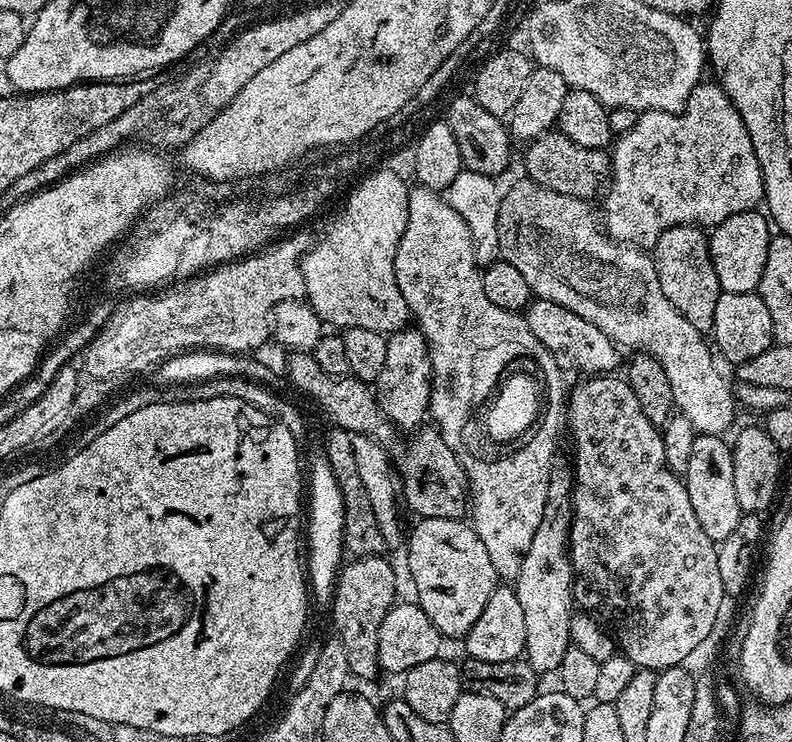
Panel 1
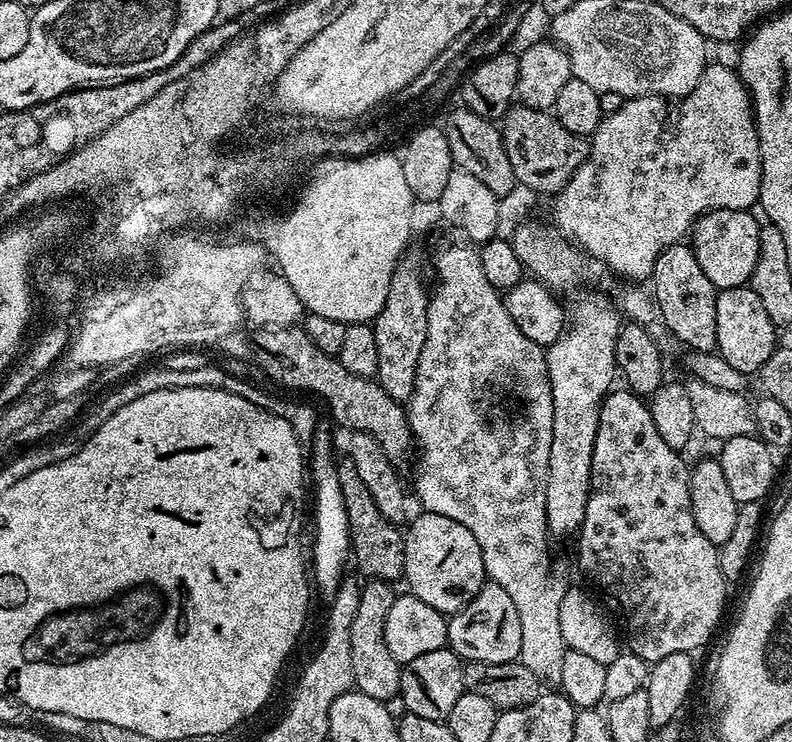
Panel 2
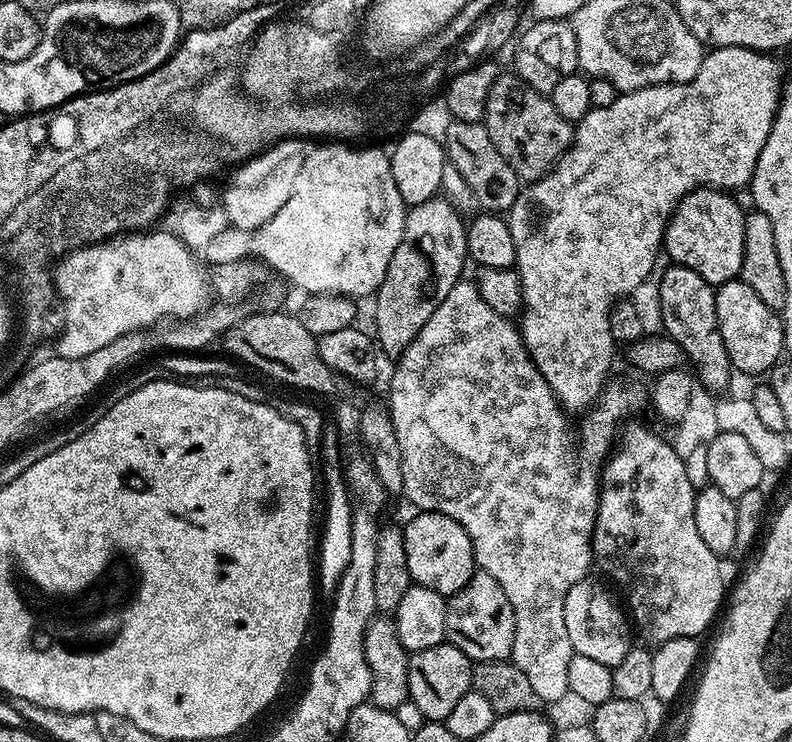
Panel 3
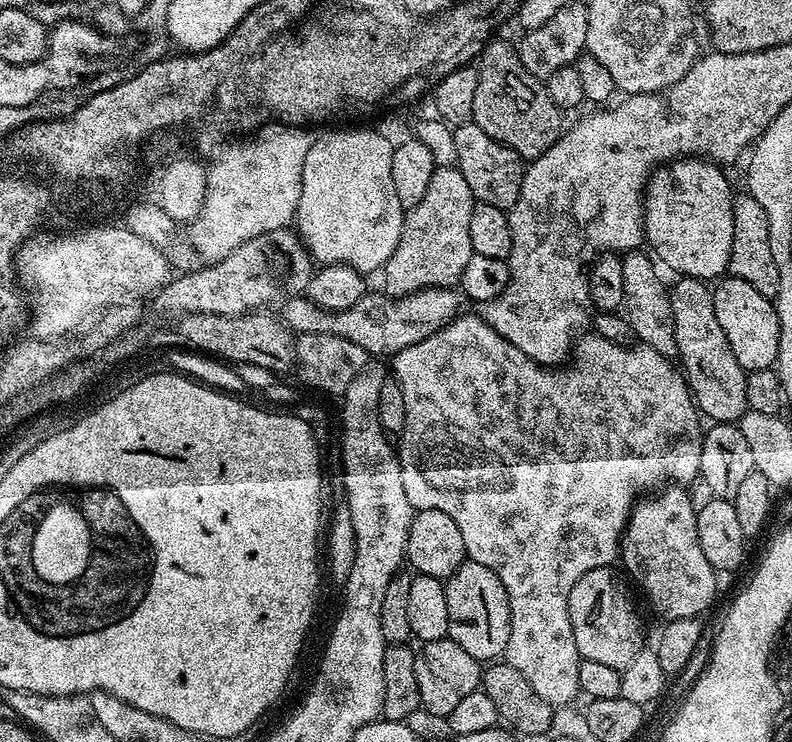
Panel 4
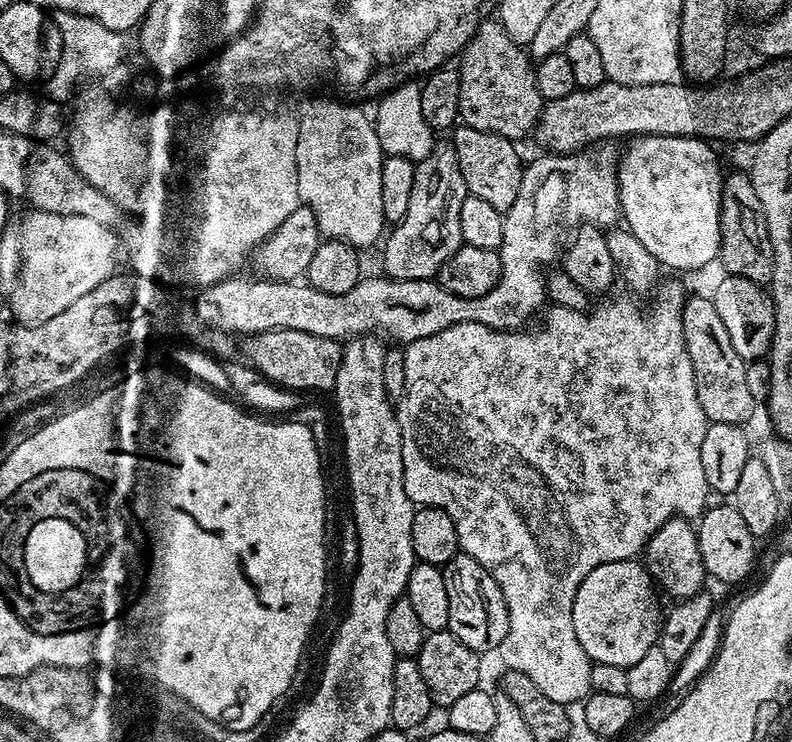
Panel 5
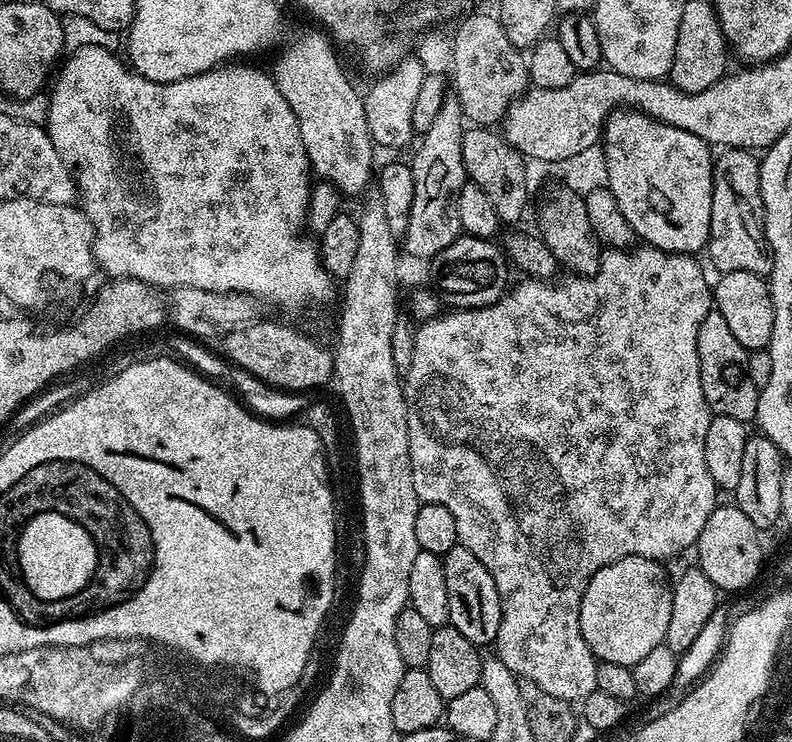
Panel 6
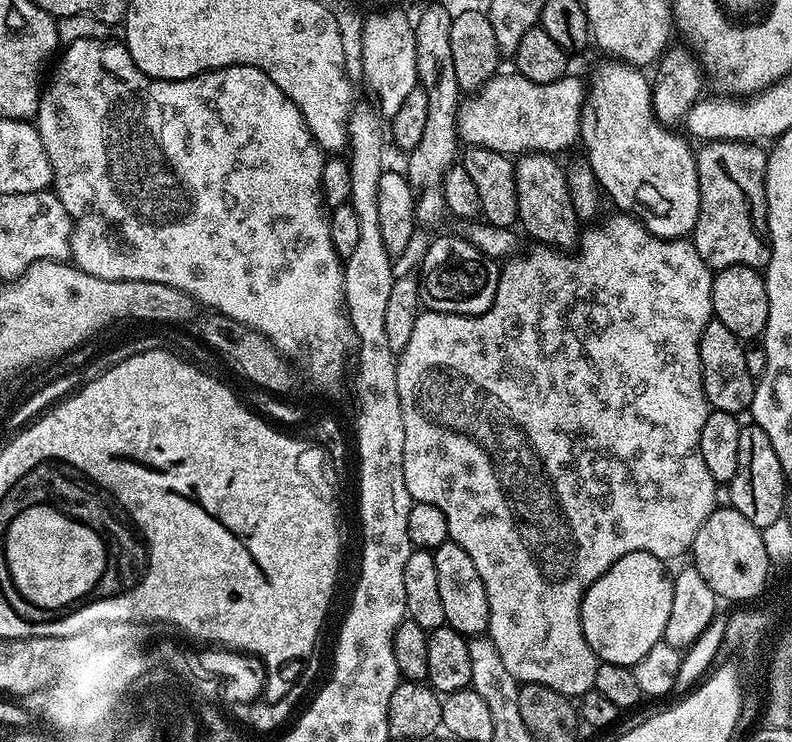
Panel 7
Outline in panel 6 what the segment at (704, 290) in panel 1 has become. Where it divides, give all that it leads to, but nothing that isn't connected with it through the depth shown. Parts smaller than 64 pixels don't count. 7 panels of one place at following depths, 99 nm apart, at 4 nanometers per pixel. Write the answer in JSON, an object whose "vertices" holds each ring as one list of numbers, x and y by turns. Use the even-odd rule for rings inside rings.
{"vertices":[[711,311,698,326,698,358,700,359,700,377,702,378,702,394,706,394,708,409,713,416,738,418,745,422,756,419,760,389,751,382,747,373,749,349,734,338,726,318,718,311]]}

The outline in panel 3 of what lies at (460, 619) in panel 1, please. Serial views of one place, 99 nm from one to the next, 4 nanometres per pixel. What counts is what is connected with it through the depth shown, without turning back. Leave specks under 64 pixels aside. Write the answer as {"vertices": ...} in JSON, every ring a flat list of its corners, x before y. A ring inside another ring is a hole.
{"vertices":[[417,511,415,515,416,517,408,525,403,525,402,528,406,562,412,575,412,582,413,584,426,586,430,590,438,590,438,594,442,594,446,598,450,597,458,590,462,590,462,586,466,586,466,582,470,582,473,572,477,571,470,538,466,534,466,530,462,530,462,526,458,522,454,522,454,518,450,518,446,514]]}

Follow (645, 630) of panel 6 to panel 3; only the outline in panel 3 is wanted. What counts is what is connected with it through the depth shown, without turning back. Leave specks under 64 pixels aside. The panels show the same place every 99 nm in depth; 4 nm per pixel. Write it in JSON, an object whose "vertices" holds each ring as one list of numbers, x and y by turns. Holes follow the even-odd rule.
{"vertices":[[592,578,579,580,570,586,570,594,566,594,566,631,570,634,572,651,577,656,594,658,602,662,602,666,614,669,622,658,634,646,634,640,628,637,630,620,625,609,619,603,612,601,612,596,600,584,595,584]]}

